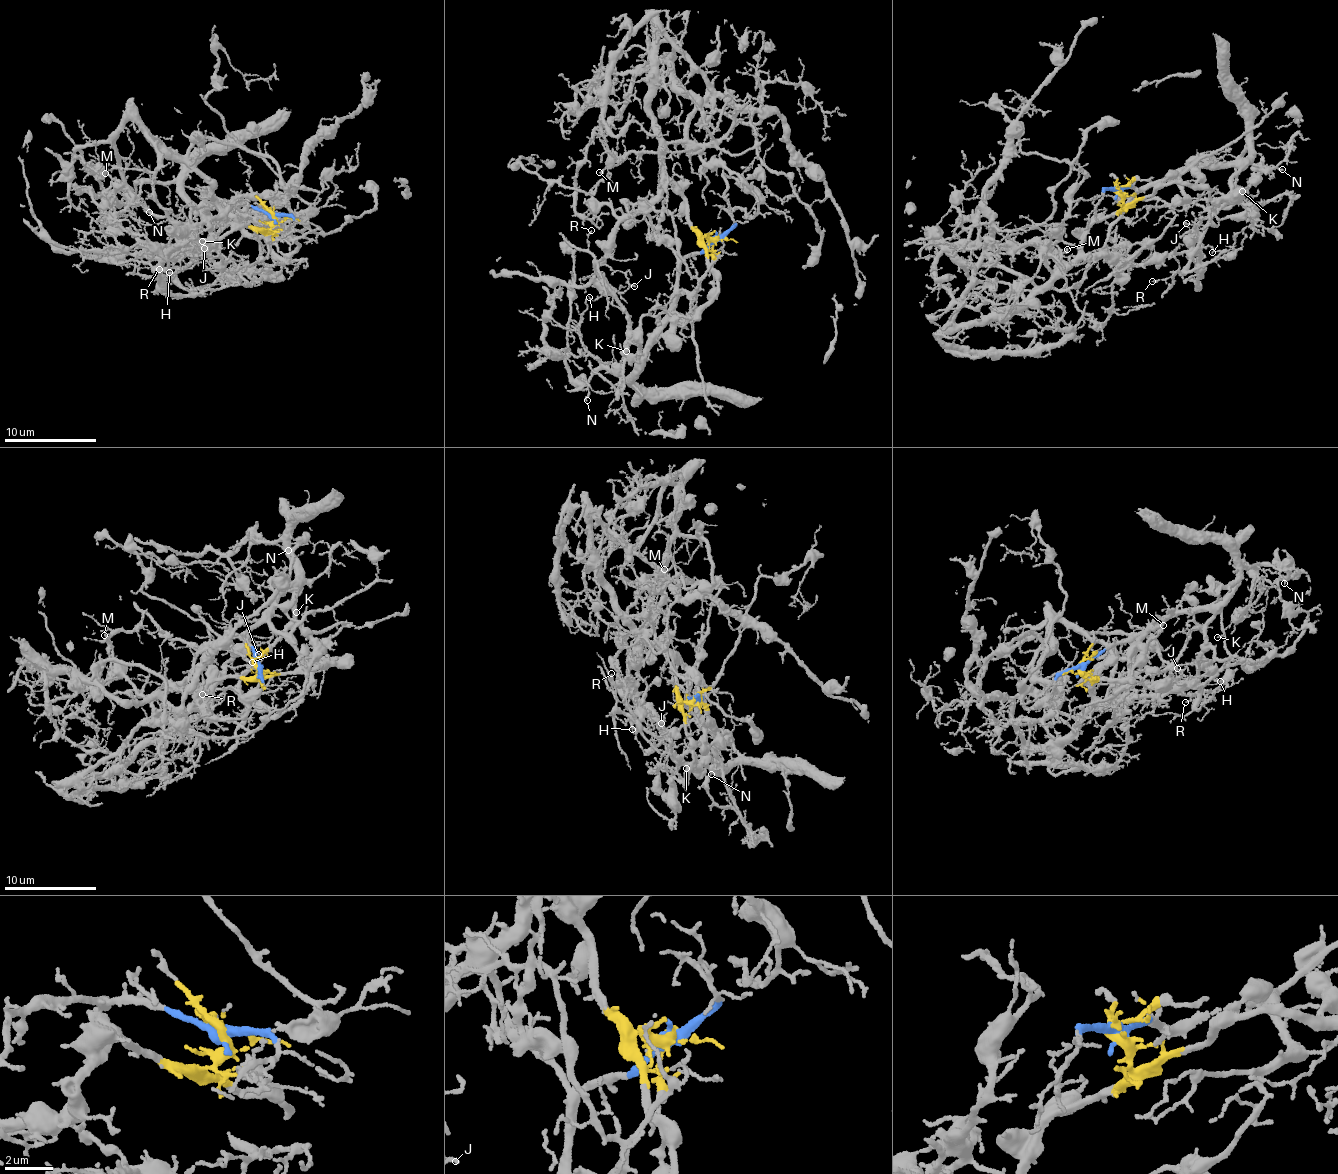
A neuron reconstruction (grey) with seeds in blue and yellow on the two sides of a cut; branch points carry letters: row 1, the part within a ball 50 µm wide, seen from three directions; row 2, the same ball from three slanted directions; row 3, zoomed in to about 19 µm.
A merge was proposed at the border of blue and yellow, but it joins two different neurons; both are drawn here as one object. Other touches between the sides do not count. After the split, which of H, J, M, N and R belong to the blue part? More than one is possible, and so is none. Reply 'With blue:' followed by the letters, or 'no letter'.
With blue: H, N, R

